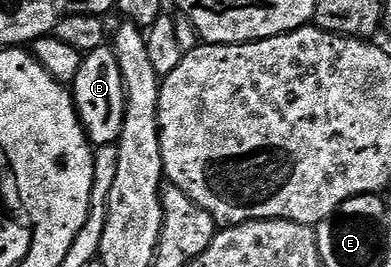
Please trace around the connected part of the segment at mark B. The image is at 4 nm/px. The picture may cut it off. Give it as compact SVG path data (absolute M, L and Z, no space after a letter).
M112 47L84 53L79 74L75 74L75 82L71 85L73 104L77 108L77 117L85 128L89 143L102 148L108 144L116 144L121 138L125 121L125 83L117 55Z

